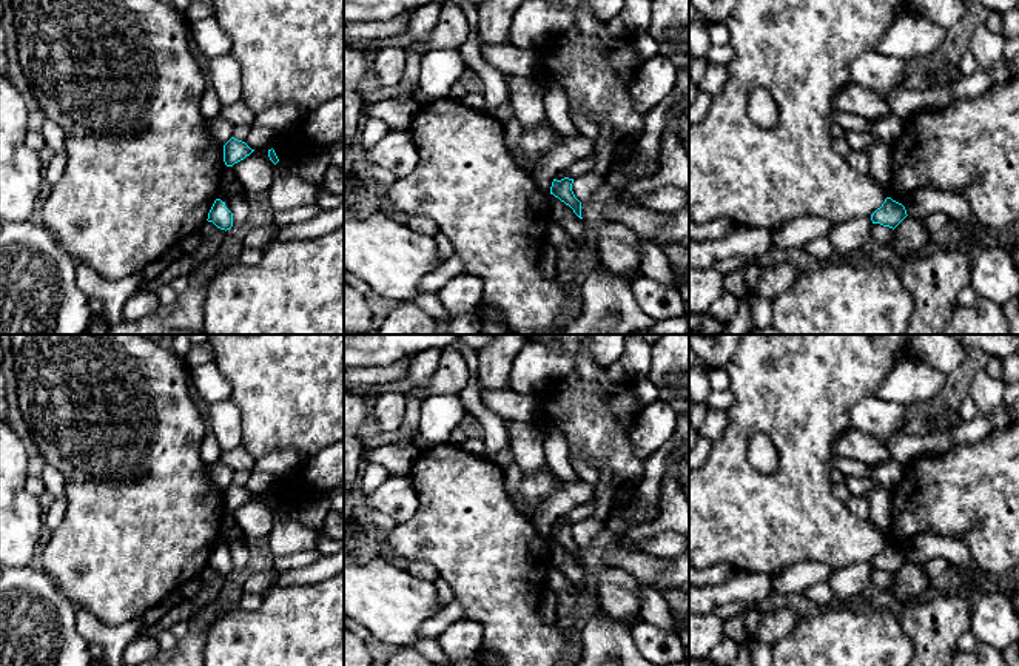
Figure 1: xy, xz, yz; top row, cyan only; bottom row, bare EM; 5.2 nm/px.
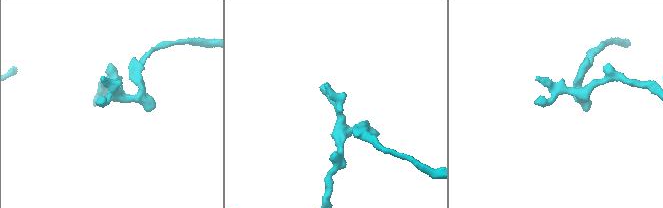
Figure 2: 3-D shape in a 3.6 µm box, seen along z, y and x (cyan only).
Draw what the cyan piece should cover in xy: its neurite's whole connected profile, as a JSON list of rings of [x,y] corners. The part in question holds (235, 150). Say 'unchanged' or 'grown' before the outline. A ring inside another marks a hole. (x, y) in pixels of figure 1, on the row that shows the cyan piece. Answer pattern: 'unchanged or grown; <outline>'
unchanged; [[[231,137],[224,145],[224,162],[227,166],[233,166],[234,163],[244,160],[254,150],[251,150],[245,142]]]

